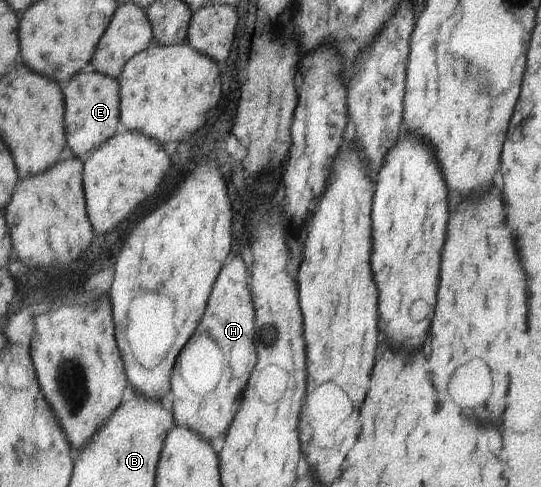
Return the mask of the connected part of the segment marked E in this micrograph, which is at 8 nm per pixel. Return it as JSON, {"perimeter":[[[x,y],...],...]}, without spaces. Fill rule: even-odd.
{"perimeter":[[[91,67],[77,74],[64,85],[67,142],[78,158],[86,158],[92,150],[108,142],[122,129],[121,84],[115,78],[102,74]]]}

